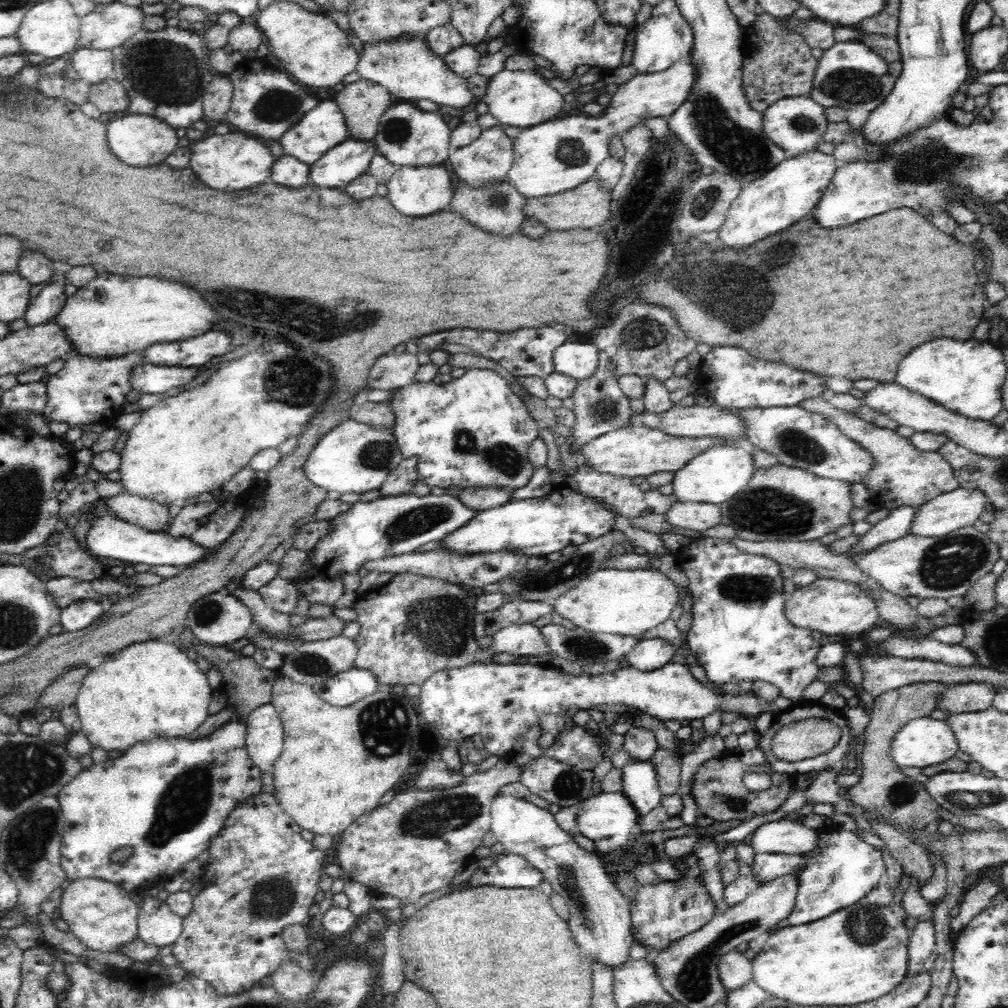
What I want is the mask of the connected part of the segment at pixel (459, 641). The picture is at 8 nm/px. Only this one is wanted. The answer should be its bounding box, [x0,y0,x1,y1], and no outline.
[353,574,480,686]

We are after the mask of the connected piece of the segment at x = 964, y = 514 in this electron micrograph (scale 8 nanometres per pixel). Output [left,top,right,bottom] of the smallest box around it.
[909,486,987,538]

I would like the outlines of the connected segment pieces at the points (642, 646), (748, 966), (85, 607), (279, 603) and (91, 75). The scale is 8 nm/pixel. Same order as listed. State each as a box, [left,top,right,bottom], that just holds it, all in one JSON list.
[[626,638,676,671],[719,949,753,991],[60,600,105,632],[257,578,298,614],[72,49,115,85]]

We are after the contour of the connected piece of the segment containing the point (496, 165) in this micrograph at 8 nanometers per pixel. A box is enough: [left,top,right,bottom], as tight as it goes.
[448,125,513,187]

